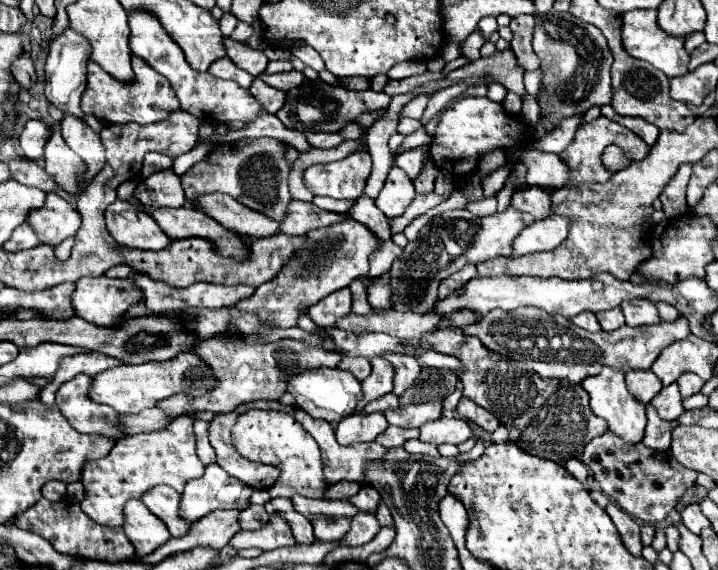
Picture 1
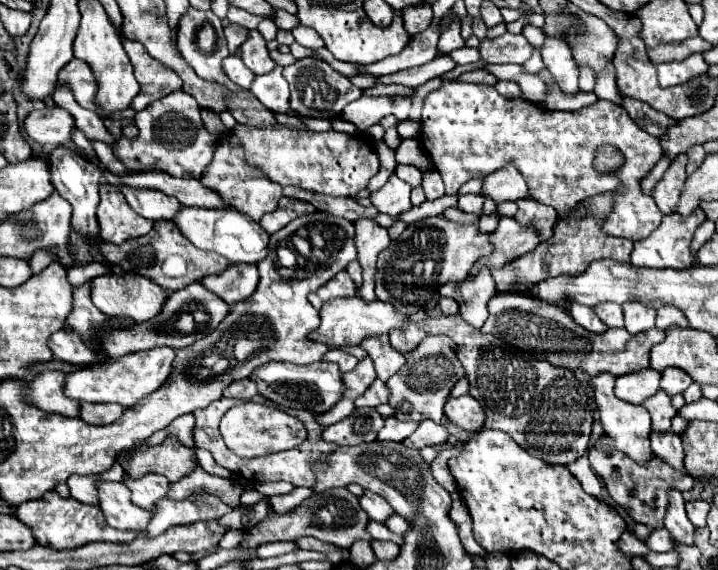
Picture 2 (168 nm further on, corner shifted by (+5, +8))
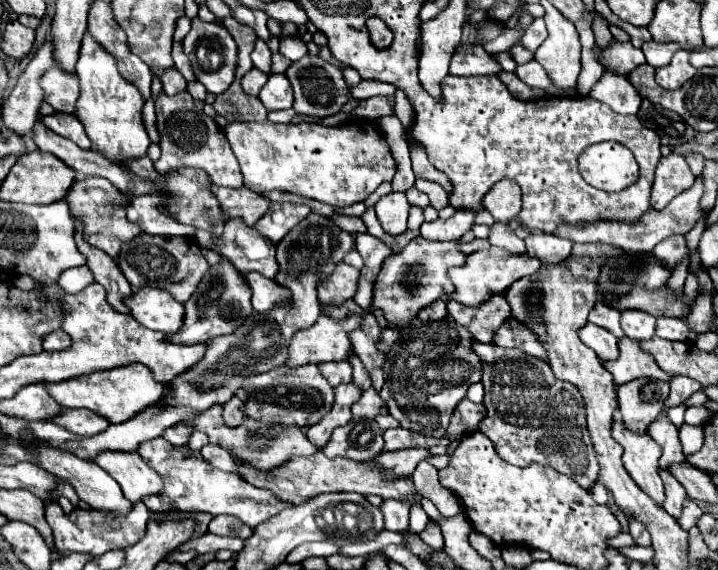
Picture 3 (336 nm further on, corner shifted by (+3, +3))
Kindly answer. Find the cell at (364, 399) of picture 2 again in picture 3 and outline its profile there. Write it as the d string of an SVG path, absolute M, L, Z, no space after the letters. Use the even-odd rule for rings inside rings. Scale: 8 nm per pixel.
M369 388L369 390L363 392L363 396L359 398L359 402L353 404L351 412L353 412L355 418L371 420L371 418L375 418L377 414L387 414L387 406L385 406L385 402L379 398L379 394L373 392L373 388Z

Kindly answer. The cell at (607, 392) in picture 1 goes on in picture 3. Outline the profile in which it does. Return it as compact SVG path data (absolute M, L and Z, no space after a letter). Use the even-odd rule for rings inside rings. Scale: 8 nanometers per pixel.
M613 422L613 438L625 448L623 466L635 484L649 496L657 506L663 506L663 482L659 478L659 456L661 446L649 434L635 434L623 426L623 422Z

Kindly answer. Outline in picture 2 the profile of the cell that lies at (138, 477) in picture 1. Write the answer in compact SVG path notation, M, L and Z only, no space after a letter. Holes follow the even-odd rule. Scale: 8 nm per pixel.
M169 435L161 445L155 447L151 447L145 439L139 447L119 453L117 463L123 467L123 473L129 479L139 479L147 473L159 473L173 483L197 467L197 457L193 447L185 447L175 435Z

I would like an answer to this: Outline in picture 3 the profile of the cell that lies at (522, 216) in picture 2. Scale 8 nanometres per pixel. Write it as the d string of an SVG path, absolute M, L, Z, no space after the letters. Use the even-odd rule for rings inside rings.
M531 232L525 244L527 254L541 260L541 264L559 264L561 260L565 260L565 256L569 256L573 248L573 242L545 232Z

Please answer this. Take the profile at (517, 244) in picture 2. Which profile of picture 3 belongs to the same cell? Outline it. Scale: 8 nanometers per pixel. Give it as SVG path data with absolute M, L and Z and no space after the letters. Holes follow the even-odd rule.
M493 246L489 250L473 252L473 254L469 254L469 258L465 260L463 266L449 270L449 280L453 282L455 292L449 294L447 300L457 300L465 306L477 306L477 304L483 304L485 300L489 300L489 296L493 296L493 292L505 296L507 288L515 280L519 280L523 276L531 276L533 272L537 272L539 266L541 266L541 262L535 258L529 258L527 254L517 256L517 254L511 254L511 252L497 248L497 246Z

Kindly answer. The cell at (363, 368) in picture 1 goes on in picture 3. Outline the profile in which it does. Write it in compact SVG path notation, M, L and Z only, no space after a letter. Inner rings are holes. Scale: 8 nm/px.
M347 360L323 362L323 364L319 364L319 368L321 368L321 374L329 380L329 384L333 384L333 388L337 384L351 382L351 364Z

